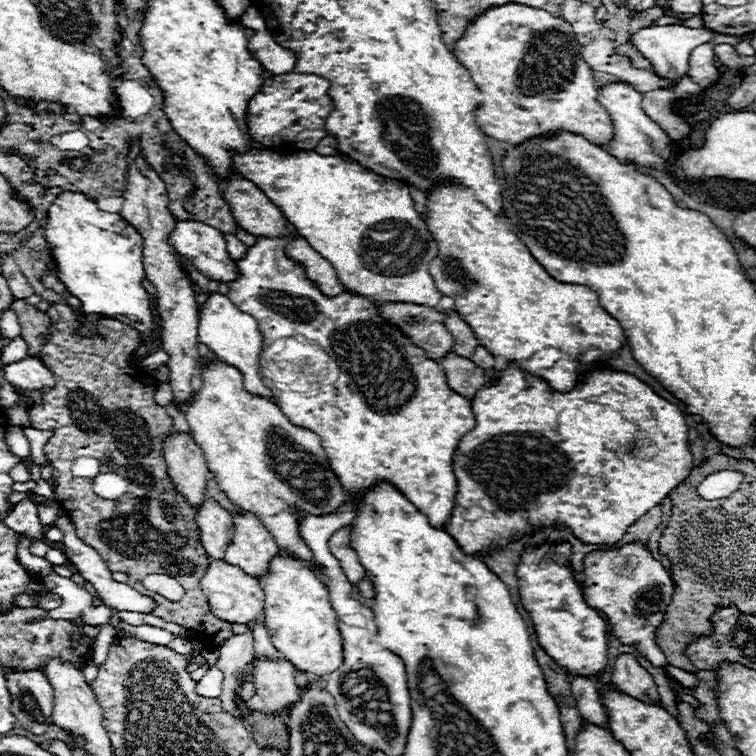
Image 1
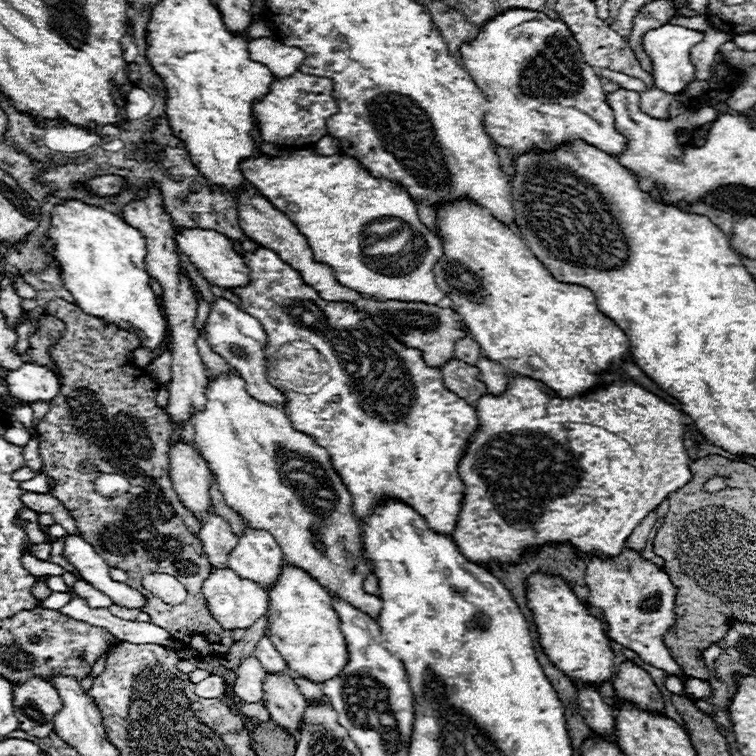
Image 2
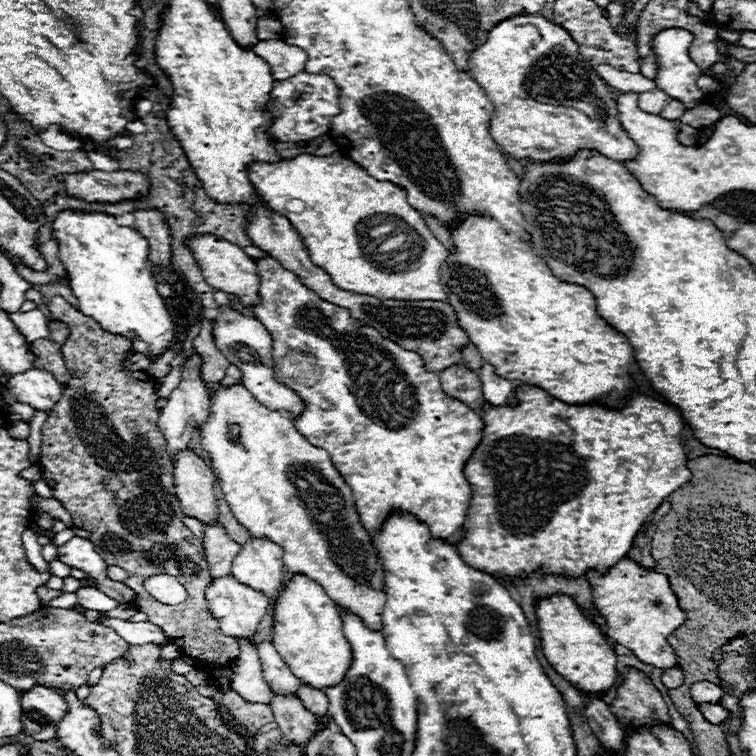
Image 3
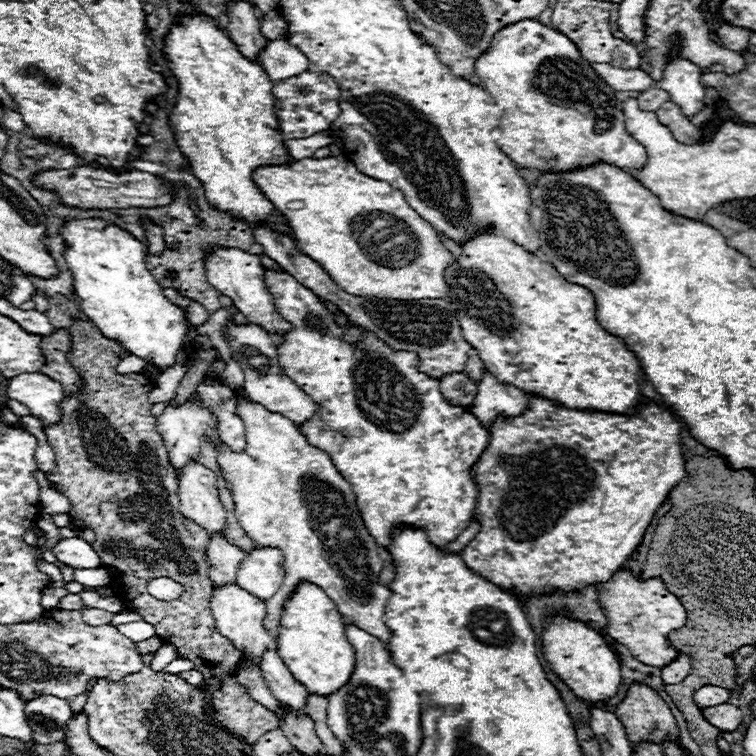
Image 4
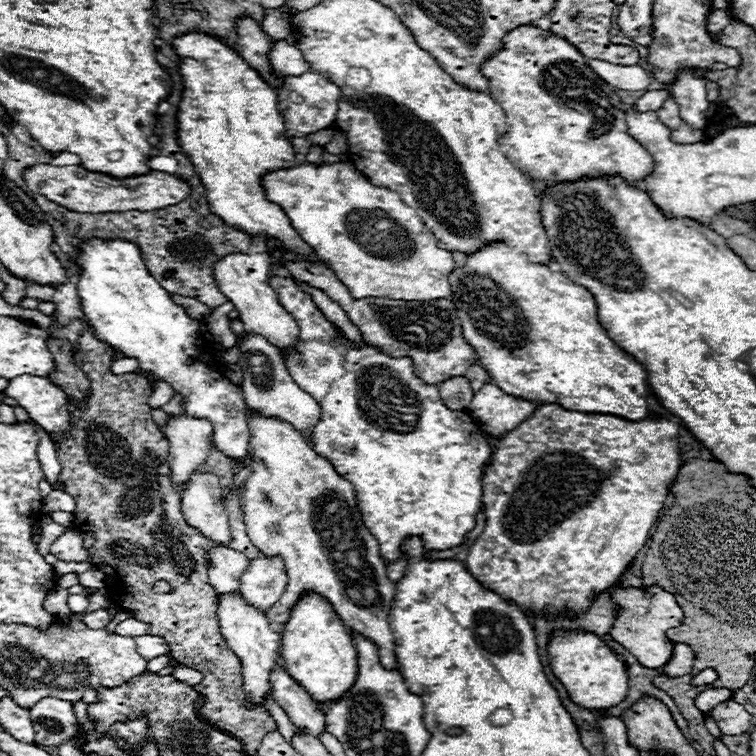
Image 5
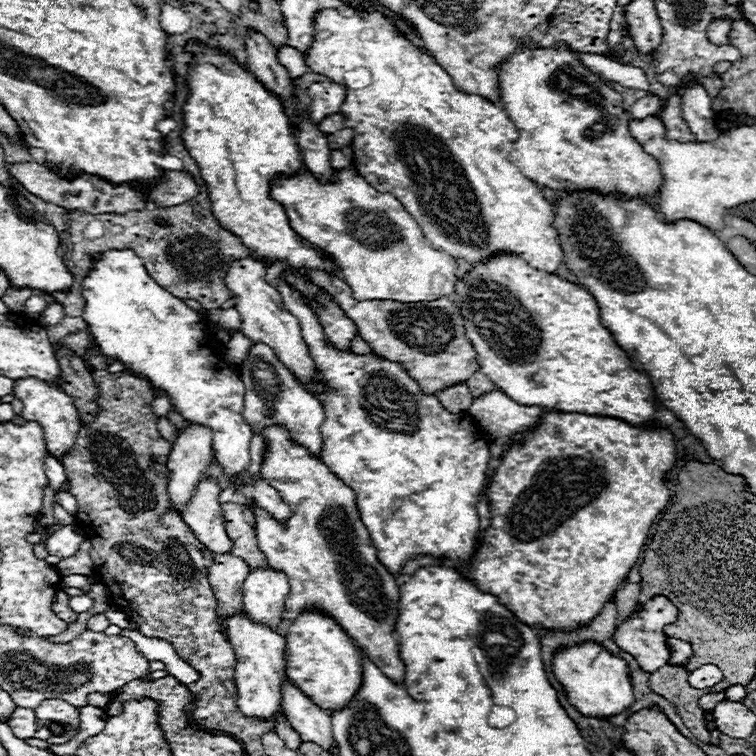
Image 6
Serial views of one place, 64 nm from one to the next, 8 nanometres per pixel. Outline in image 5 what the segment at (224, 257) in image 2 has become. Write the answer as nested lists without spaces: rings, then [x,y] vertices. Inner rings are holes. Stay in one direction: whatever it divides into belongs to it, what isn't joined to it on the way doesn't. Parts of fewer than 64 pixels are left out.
[[[266,252],[264,254],[230,254],[214,264],[214,278],[218,288],[222,288],[222,294],[238,310],[240,320],[244,324],[244,332],[266,336],[266,340],[278,346],[278,350],[286,356],[286,352],[294,348],[294,344],[298,342],[298,324],[280,306],[278,294],[268,284],[272,262],[274,262],[272,256],[268,256]]]

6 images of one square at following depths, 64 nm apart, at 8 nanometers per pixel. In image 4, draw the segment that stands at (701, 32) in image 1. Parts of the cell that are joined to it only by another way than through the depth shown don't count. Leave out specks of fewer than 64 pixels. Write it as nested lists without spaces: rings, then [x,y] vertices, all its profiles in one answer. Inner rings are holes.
[[[680,58],[670,62],[664,70],[664,78],[658,80],[658,88],[670,94],[670,100],[682,108],[682,114],[686,118],[692,118],[706,108],[700,76],[702,72],[696,64]]]

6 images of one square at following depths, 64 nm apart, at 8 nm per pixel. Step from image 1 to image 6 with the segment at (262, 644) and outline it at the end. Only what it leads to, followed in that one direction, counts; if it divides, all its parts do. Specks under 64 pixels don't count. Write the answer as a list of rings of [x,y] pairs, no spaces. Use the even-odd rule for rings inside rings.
[[[284,684],[284,712],[288,716],[290,726],[300,734],[302,742],[314,742],[326,752],[332,754],[332,748],[338,746],[332,736],[330,714],[320,710],[306,694],[302,694],[294,684]]]

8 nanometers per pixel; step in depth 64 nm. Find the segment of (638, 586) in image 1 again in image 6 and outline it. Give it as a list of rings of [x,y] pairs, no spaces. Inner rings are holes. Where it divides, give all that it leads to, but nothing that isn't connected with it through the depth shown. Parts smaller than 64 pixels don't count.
[[[656,596],[654,600],[644,604],[644,608],[636,616],[630,616],[624,624],[620,624],[616,628],[612,640],[624,652],[632,654],[644,672],[656,672],[658,670],[658,658],[670,658],[666,634],[664,634],[664,624],[676,622],[676,618],[678,618],[678,610],[674,608],[674,604],[670,604],[670,600],[666,600],[664,596]]]

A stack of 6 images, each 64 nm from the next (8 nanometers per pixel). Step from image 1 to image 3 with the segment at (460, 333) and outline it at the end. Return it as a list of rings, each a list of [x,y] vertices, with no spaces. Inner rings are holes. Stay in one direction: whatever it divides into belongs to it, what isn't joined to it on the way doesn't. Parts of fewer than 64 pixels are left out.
[[[468,344],[468,346],[462,350],[462,356],[464,356],[466,368],[470,368],[470,370],[474,370],[474,372],[484,364],[484,360],[482,360],[482,356],[480,356],[480,352],[478,352],[478,348],[476,348],[474,344]]]

